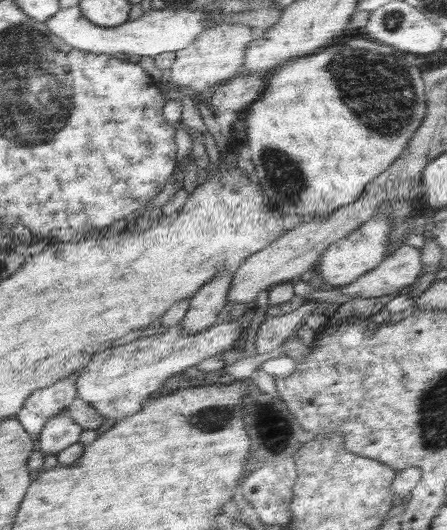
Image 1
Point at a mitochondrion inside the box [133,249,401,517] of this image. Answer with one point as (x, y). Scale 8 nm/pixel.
(274, 428)

